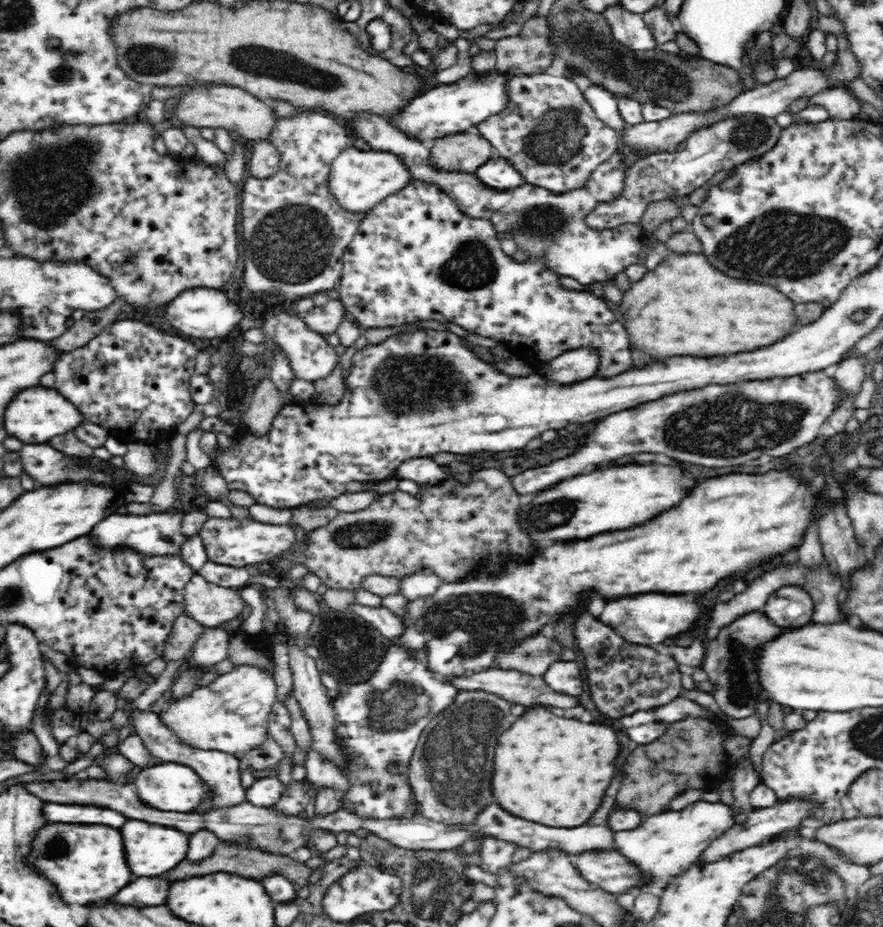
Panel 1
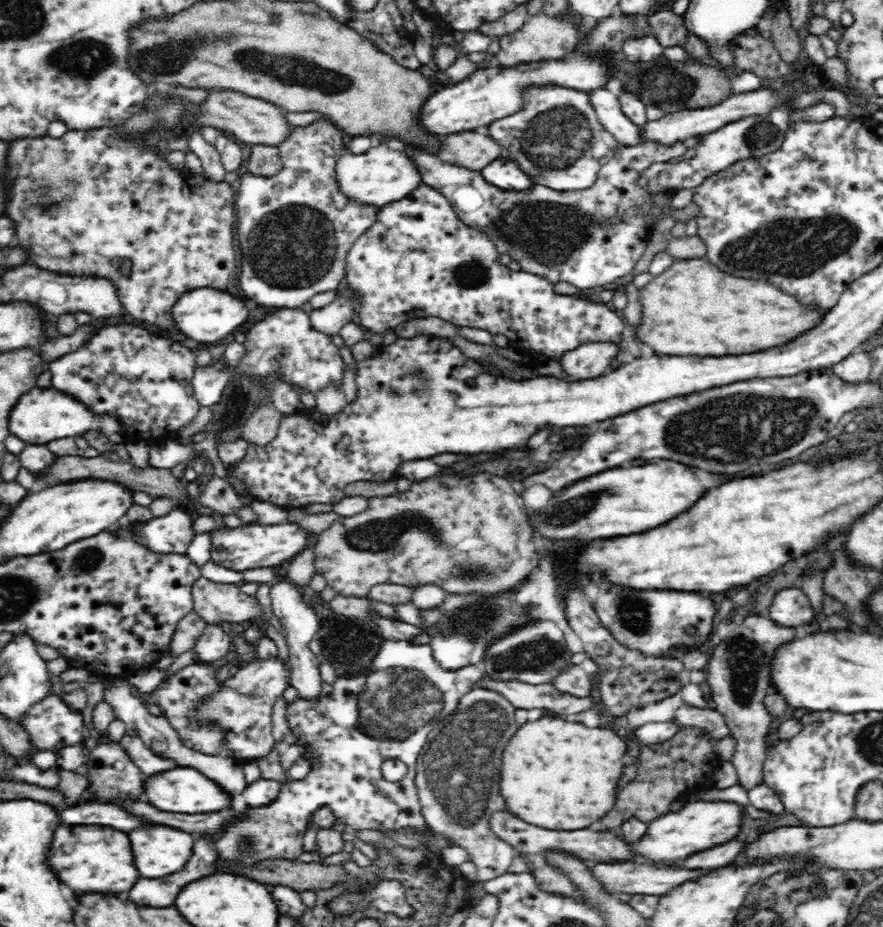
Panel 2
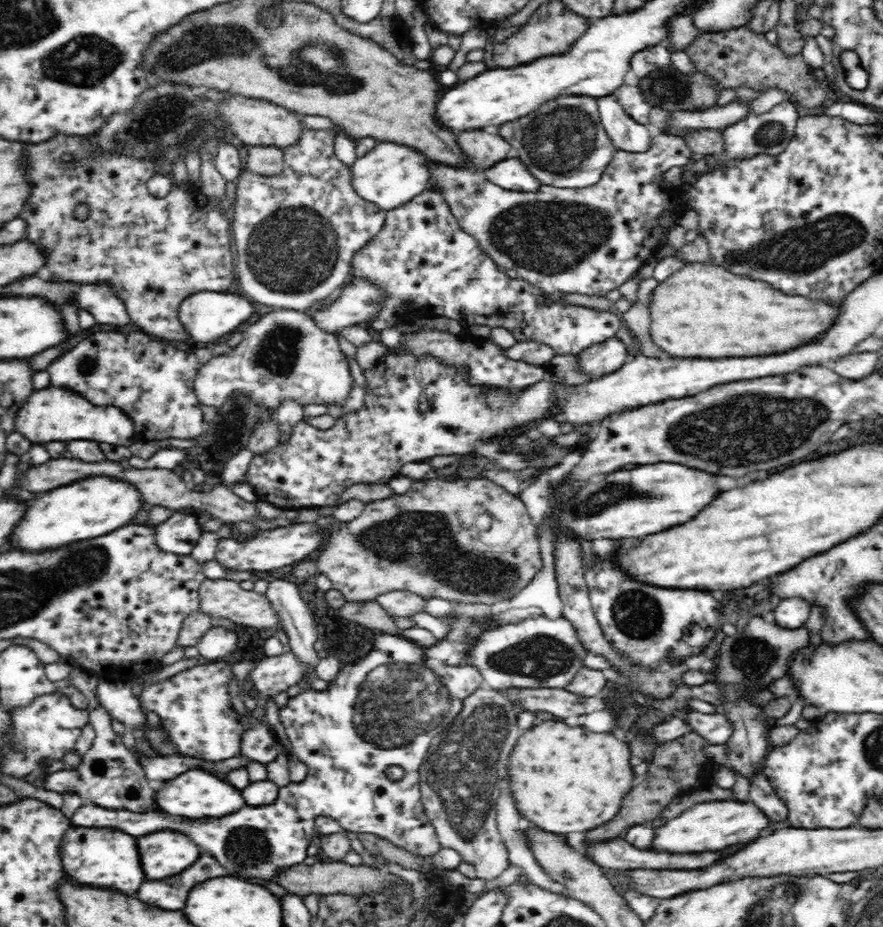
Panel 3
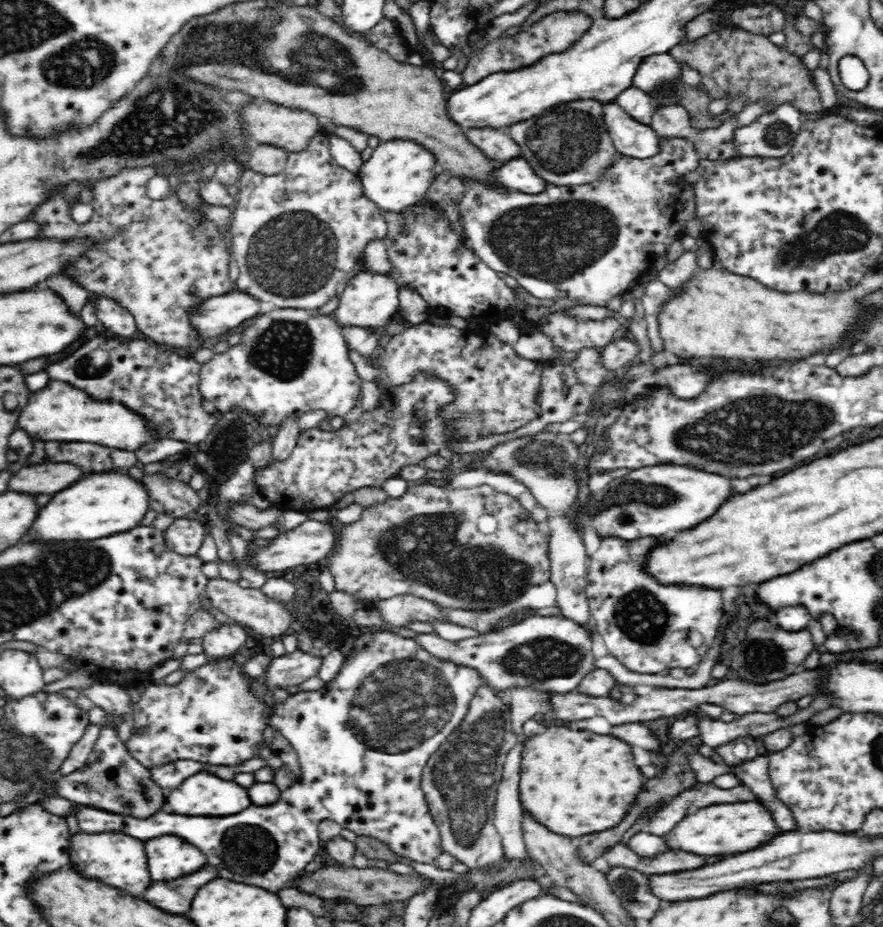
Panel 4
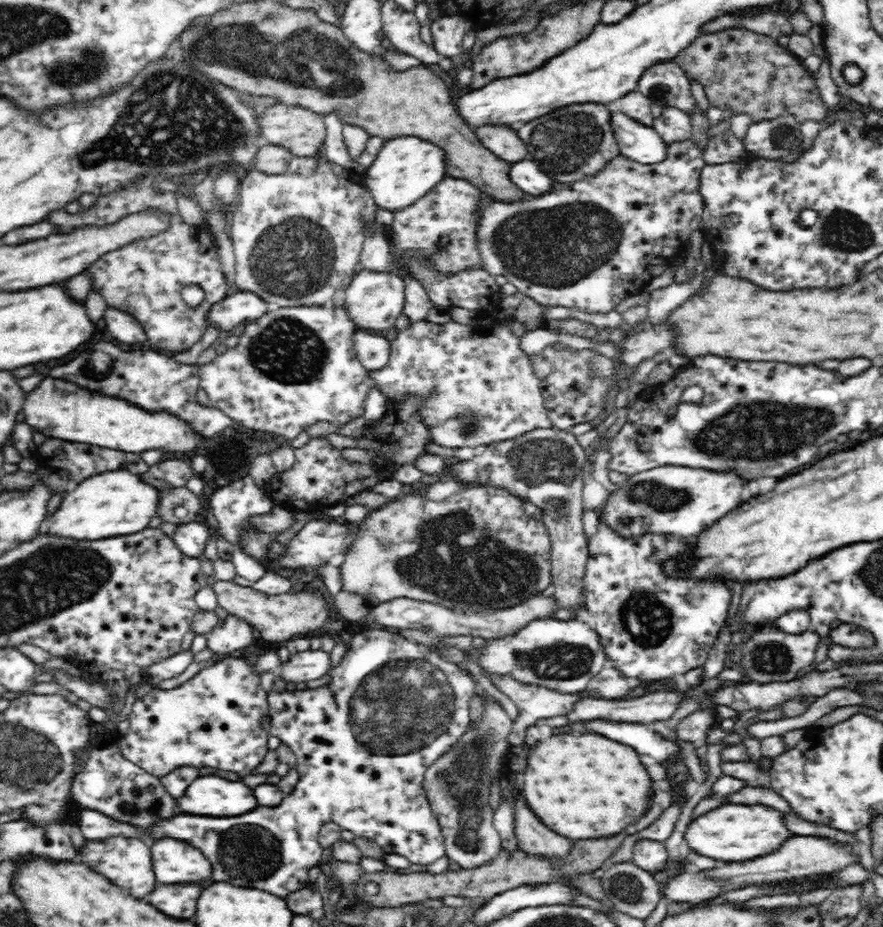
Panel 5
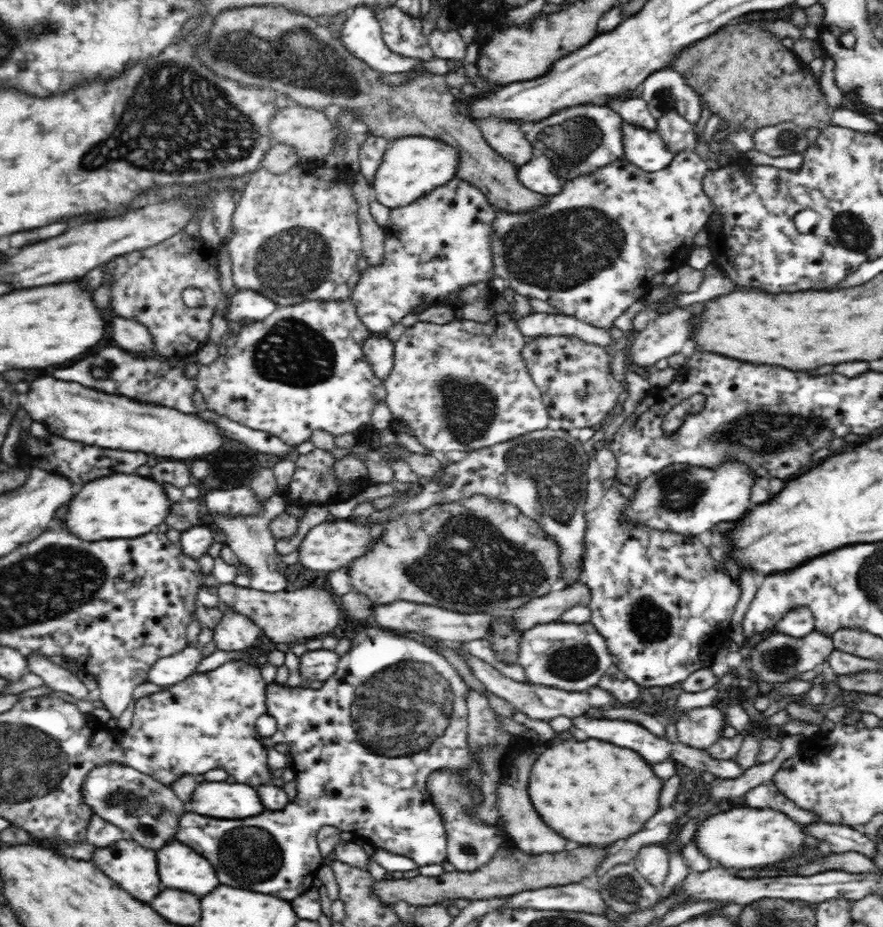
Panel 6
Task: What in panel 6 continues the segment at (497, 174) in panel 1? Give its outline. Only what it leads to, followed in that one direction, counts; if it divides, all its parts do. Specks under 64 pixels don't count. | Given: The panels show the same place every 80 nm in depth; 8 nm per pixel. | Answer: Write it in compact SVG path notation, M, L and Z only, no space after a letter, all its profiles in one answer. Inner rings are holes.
M532 158L530 164L523 164L518 169L519 182L536 193L548 198L556 196L563 187L566 180L558 178L555 171L550 172L550 164L546 164L546 158Z

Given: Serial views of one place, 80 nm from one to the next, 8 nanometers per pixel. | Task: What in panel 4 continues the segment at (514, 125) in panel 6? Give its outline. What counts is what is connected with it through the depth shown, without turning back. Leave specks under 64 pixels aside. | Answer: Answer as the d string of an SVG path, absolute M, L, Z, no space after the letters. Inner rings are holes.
M505 128L466 129L466 136L483 155L500 164L521 156L521 148Z

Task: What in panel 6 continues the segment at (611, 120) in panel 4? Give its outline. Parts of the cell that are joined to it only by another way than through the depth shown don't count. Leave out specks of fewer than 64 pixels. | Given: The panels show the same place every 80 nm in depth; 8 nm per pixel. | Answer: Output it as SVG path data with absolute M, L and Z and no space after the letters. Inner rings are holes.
M632 124L622 126L625 158L644 171L659 171L671 163L673 155L657 132Z

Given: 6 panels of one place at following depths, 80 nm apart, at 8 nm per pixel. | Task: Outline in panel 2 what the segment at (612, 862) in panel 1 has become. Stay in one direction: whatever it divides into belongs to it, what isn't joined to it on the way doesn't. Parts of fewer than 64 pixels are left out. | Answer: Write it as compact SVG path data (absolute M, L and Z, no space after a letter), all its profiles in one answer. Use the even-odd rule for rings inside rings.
M587 861L587 866L590 866L590 871L593 872L595 879L601 882L602 887L606 891L614 894L620 892L626 892L626 894L641 894L641 895L654 895L661 897L667 895L678 884L685 883L686 880L696 880L698 876L706 875L706 872L710 872L711 869L684 869L674 867L657 868L653 865L642 864L636 862L623 863L596 863Z

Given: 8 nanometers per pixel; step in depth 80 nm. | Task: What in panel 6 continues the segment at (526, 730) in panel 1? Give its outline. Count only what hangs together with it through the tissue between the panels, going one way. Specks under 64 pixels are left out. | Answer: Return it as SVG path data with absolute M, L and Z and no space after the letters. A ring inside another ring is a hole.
M564 740L546 748L530 774L530 798L542 821L546 822L554 832L586 847L600 847L606 849L610 846L617 847L628 836L636 834L644 828L644 824L661 810L658 796L662 790L664 780L660 780L654 770L630 748L618 748L610 742L600 740L586 740L574 742Z

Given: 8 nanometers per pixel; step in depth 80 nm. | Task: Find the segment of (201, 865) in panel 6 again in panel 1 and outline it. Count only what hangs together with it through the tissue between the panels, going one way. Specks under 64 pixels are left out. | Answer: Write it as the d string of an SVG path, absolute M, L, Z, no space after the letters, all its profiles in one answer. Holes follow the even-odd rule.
M130 819L119 828L119 831L124 836L123 848L128 858L127 866L138 877L160 877L160 874L176 868L176 864L182 862L188 854L188 842L191 835L180 832L174 827Z

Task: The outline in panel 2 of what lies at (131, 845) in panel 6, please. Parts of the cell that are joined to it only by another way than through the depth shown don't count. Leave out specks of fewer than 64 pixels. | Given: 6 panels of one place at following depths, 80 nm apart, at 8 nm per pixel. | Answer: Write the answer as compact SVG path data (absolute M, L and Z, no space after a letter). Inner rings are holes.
M64 824L53 832L47 862L57 872L58 879L74 892L75 899L81 899L83 895L89 895L90 892L120 894L120 892L128 892L140 878L135 864L130 864L130 844L125 832L112 830L109 826Z

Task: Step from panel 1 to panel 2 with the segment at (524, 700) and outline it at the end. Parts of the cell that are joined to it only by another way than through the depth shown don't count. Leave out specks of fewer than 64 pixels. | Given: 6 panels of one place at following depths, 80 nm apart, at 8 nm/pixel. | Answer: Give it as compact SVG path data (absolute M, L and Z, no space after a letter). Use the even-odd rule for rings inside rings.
M484 677L478 687L499 692L518 708L534 710L534 708L546 708L558 714L576 714L594 708L593 699L577 697L567 692L560 692L553 684L525 684L524 682L493 682Z

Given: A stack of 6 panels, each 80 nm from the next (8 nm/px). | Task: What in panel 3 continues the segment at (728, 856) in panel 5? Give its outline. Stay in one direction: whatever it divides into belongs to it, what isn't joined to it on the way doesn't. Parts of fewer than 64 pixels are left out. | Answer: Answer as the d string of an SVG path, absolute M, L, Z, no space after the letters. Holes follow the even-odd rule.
M751 800L697 804L655 829L651 850L663 854L693 854L718 852L737 844L746 846L760 837L759 833L766 830L770 823L766 814Z

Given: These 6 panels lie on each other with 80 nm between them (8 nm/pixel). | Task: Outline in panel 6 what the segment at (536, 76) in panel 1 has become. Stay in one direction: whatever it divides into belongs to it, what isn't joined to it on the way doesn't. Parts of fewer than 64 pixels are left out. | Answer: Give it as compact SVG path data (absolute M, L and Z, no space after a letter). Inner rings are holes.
M606 104L574 105L556 111L542 122L526 123L524 130L532 146L552 160L555 174L569 181L625 158L622 126L620 114Z

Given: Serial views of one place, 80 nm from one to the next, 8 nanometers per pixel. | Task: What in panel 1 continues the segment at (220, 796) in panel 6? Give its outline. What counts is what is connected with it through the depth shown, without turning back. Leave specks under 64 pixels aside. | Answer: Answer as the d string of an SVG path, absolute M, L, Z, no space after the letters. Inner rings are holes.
M165 761L157 765L137 769L132 773L131 782L136 787L140 800L152 808L164 810L165 812L192 813L203 804L203 801L210 800L213 806L213 794L209 784L190 766L174 761Z

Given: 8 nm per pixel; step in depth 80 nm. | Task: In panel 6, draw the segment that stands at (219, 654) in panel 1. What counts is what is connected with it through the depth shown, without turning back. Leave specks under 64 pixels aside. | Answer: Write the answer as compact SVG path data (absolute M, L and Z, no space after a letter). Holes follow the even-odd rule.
M226 607L220 622L213 628L213 641L220 650L243 651L252 646L262 630L247 616Z

